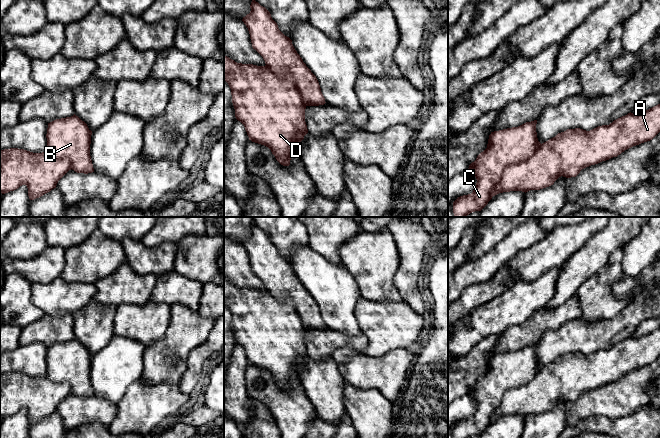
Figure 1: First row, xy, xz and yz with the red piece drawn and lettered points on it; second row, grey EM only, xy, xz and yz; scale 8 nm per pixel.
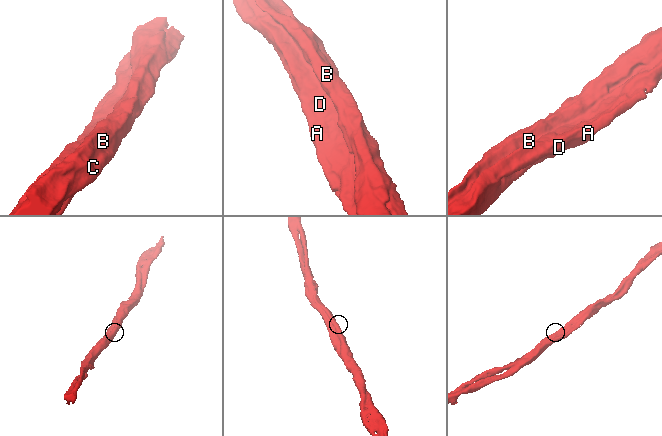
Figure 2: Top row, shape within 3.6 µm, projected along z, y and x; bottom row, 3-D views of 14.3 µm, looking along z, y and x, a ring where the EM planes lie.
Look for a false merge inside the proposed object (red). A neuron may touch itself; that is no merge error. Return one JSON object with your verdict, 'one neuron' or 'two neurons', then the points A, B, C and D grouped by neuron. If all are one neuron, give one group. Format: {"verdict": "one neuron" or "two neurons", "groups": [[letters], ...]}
{"verdict": "two neurons", "groups": [["A", "D"], ["B", "C"]]}

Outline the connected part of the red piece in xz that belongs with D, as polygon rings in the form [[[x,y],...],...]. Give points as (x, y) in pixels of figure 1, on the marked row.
[[[224,56],[224,80],[231,89],[235,117],[244,125],[249,140],[268,147],[281,165],[289,166],[292,151],[299,155],[299,144],[308,133],[306,105],[293,78],[277,76],[266,65],[237,63]]]

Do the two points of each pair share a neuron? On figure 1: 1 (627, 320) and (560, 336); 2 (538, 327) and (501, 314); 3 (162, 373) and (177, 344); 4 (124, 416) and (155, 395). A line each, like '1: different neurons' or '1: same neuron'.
1: same neuron
2: different neurons
3: same neuron
4: same neuron

